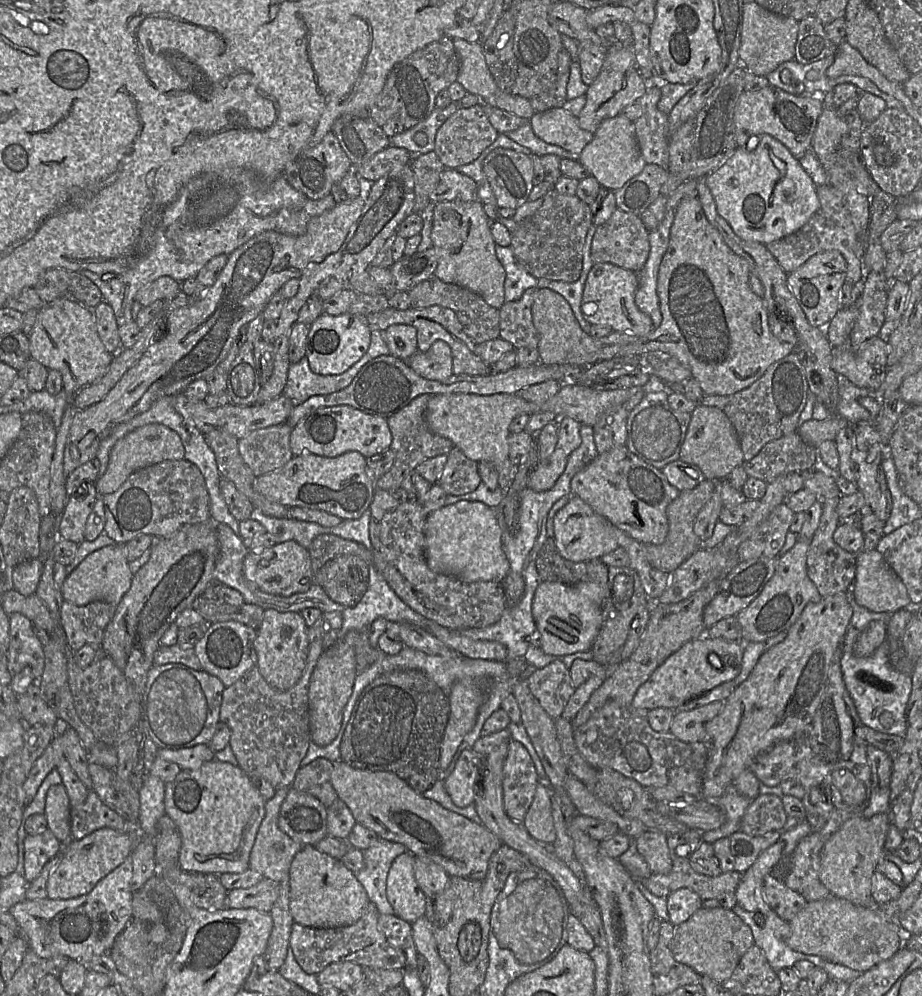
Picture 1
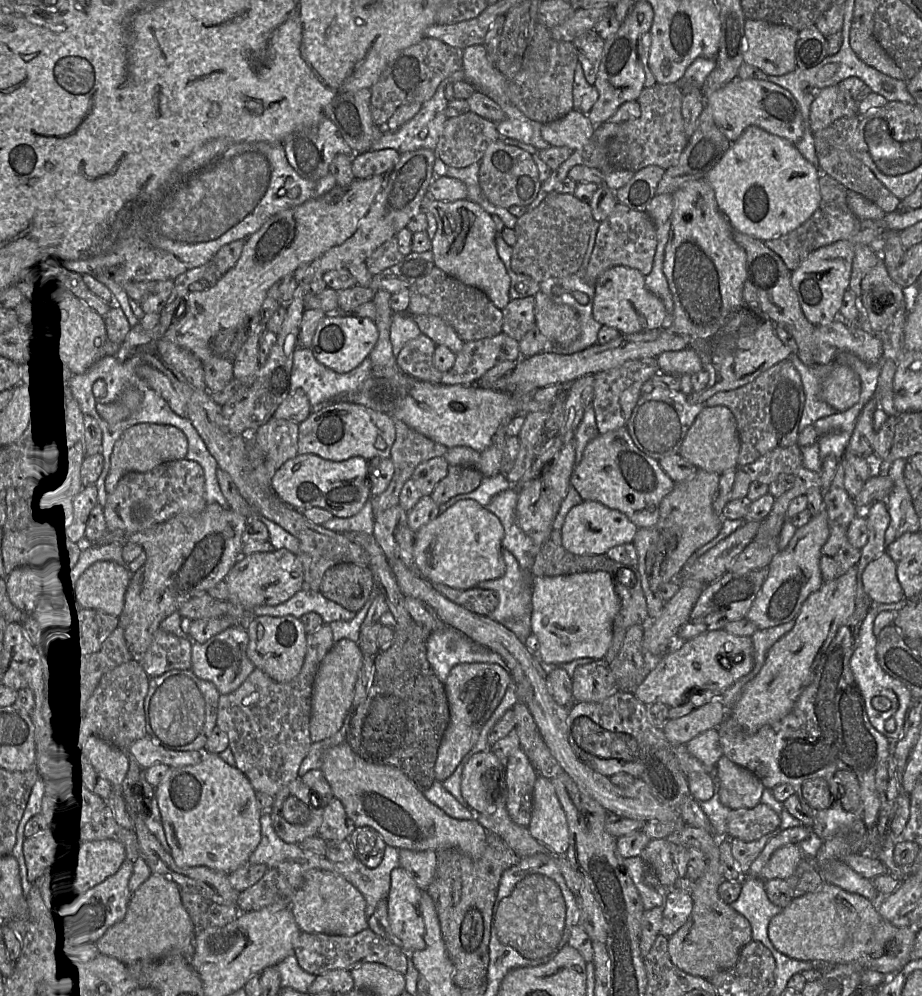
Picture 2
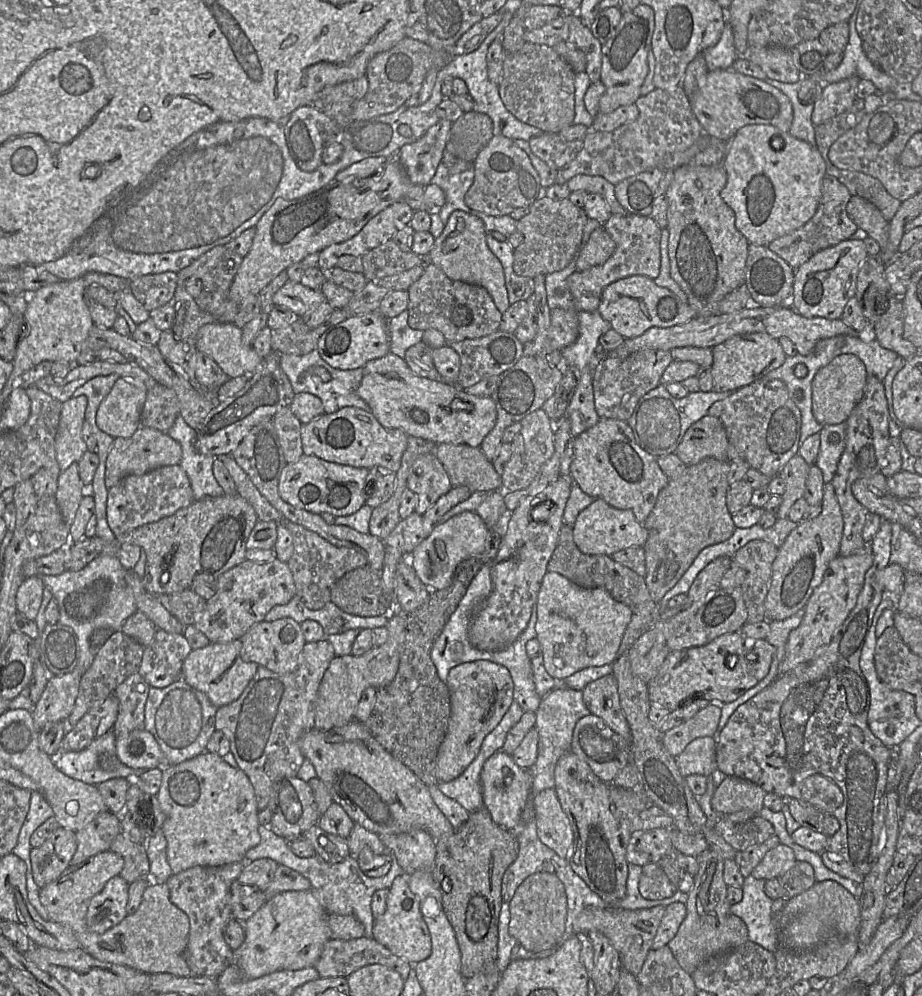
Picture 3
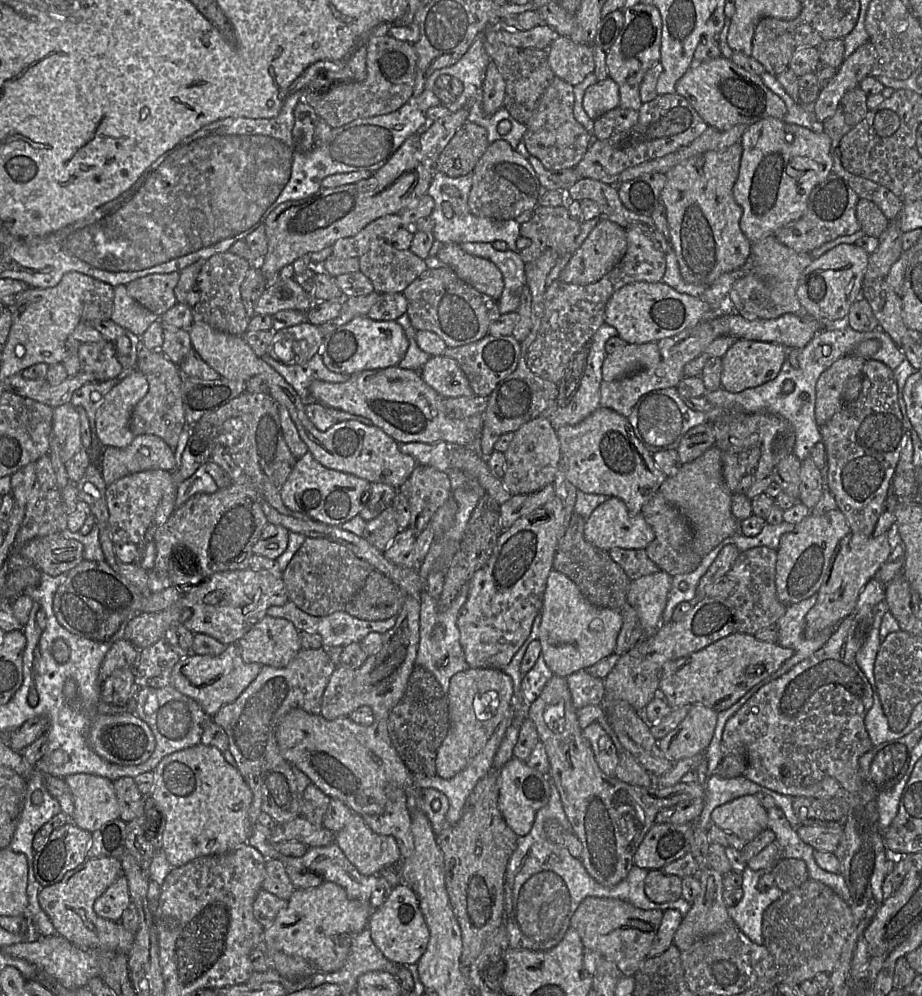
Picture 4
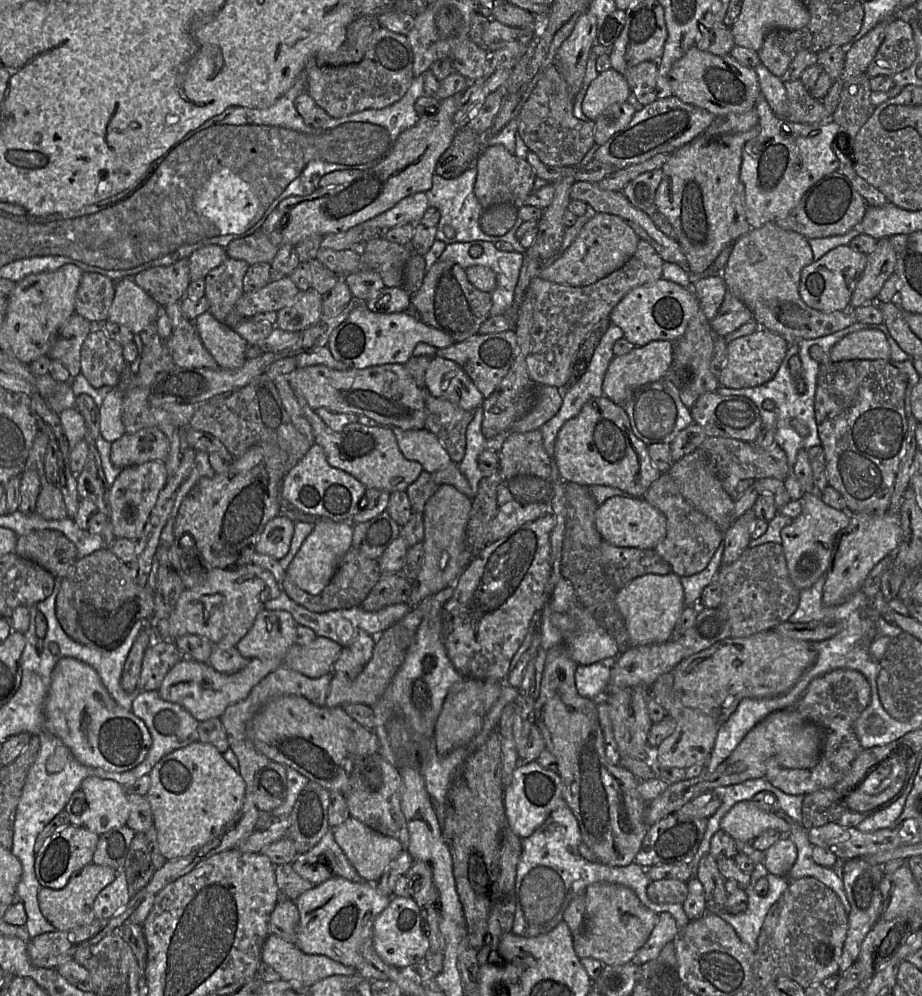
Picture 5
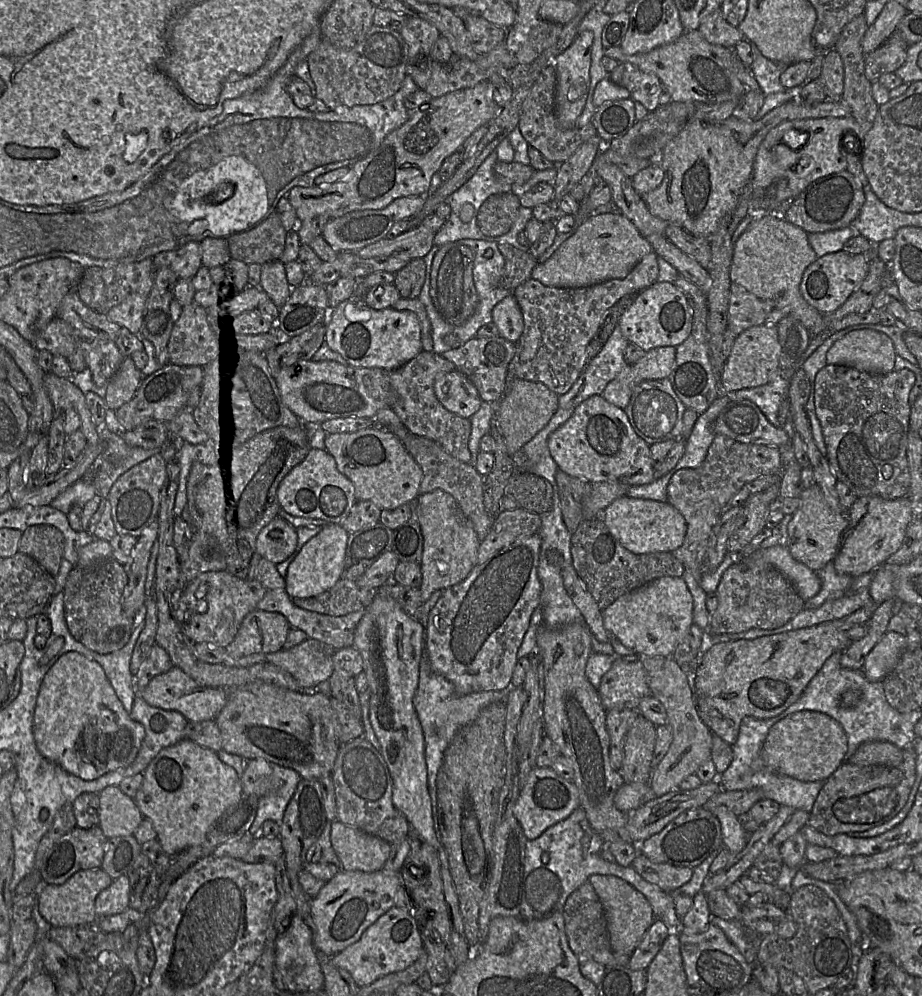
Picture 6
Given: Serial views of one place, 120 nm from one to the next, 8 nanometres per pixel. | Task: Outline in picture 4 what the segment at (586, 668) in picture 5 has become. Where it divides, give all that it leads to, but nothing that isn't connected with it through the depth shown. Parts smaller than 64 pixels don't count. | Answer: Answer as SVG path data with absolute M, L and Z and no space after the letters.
M586 669L574 672L566 679L576 709L586 705L602 706L605 696L604 679L590 675Z

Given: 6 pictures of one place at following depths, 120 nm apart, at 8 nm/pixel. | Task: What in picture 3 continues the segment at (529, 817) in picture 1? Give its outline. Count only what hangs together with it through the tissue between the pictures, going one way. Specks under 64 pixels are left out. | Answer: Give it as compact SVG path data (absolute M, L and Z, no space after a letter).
M554 788L534 796L534 819L540 841L561 858L569 860L574 833Z

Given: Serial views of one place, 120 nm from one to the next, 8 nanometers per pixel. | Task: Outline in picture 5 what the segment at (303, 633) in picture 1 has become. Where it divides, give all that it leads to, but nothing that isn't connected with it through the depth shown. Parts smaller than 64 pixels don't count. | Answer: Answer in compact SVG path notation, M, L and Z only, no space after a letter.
M263 609L236 649L248 660L282 658L295 645L296 630L290 613Z

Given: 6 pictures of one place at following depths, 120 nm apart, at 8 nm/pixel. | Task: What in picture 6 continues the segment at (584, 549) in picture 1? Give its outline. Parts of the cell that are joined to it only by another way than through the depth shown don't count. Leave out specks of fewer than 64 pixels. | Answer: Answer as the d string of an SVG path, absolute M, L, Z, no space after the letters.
M623 495L604 509L601 518L620 544L634 554L672 552L683 544L687 531L684 517L667 501L631 498Z

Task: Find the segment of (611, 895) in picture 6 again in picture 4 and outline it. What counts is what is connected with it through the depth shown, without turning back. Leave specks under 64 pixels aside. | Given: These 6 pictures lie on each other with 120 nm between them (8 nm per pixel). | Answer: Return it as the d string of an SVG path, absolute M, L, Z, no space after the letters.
M591 896L579 904L570 919L570 927L577 931L585 950L612 961L621 976L633 977L648 957L662 916L661 910L642 910L623 900Z

